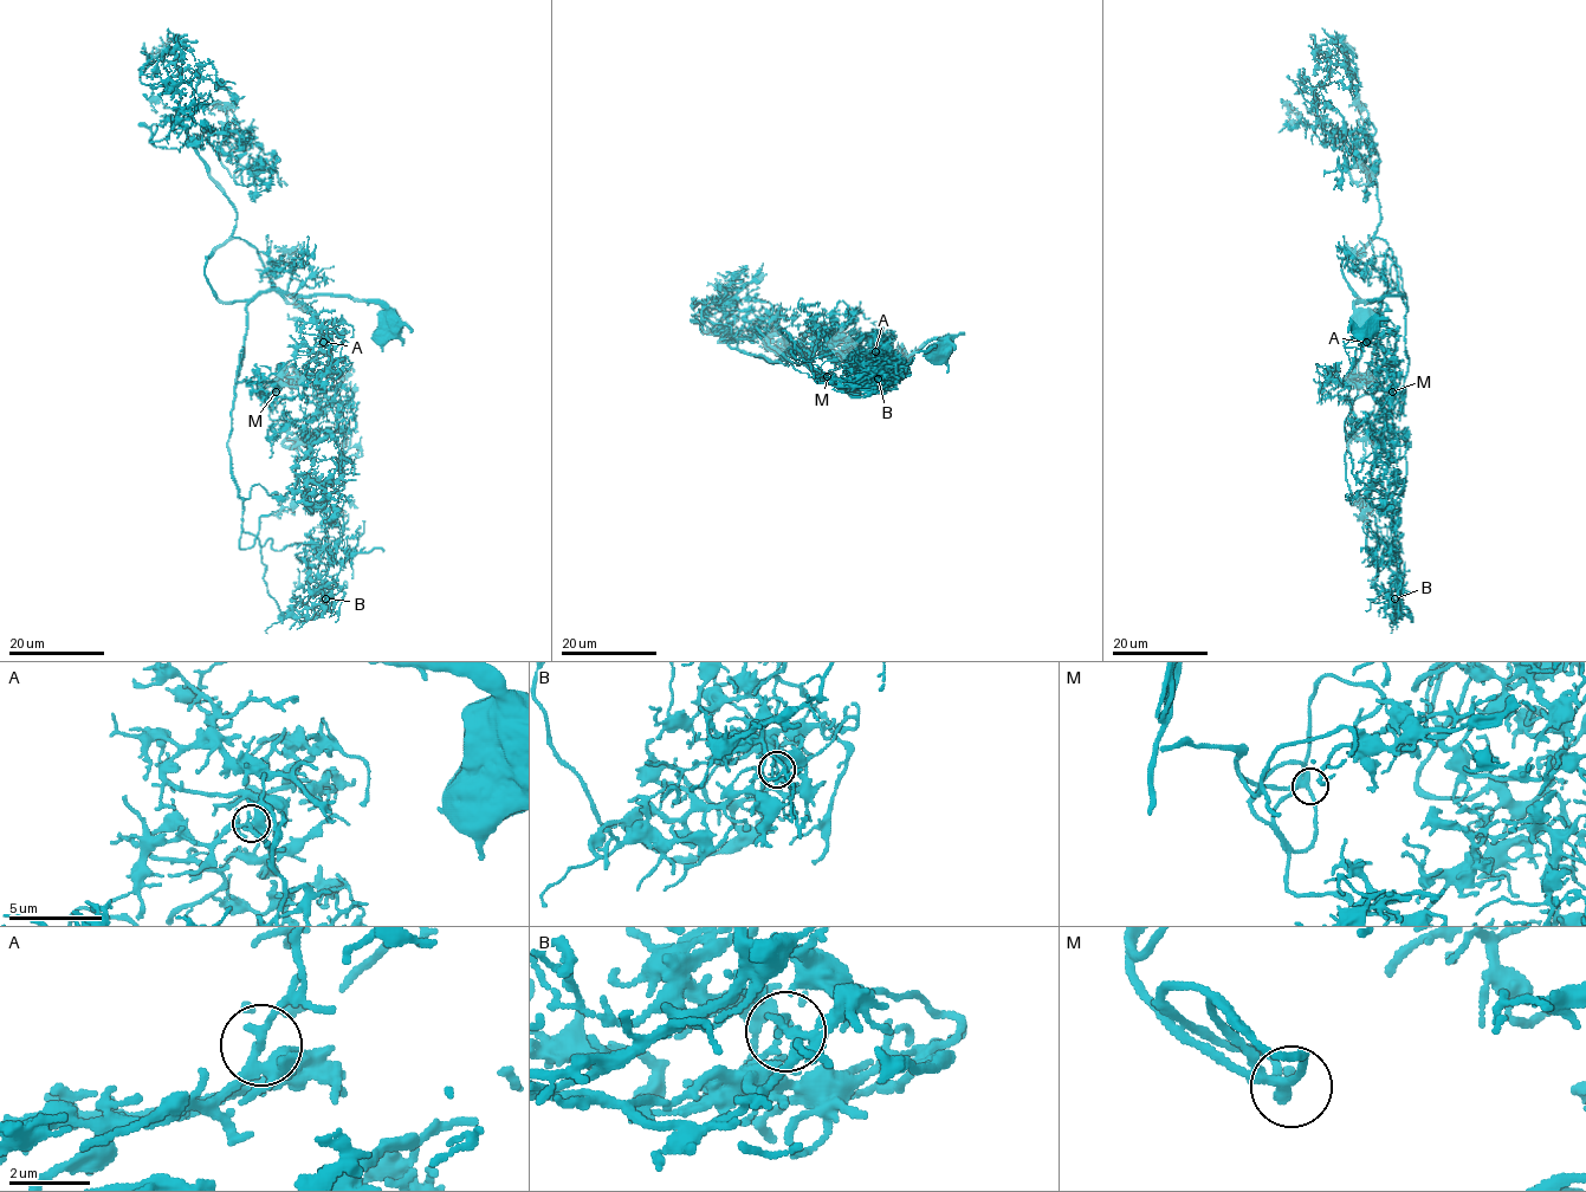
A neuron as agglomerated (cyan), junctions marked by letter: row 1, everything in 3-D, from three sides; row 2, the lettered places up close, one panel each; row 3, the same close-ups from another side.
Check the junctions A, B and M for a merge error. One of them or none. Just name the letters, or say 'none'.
B

